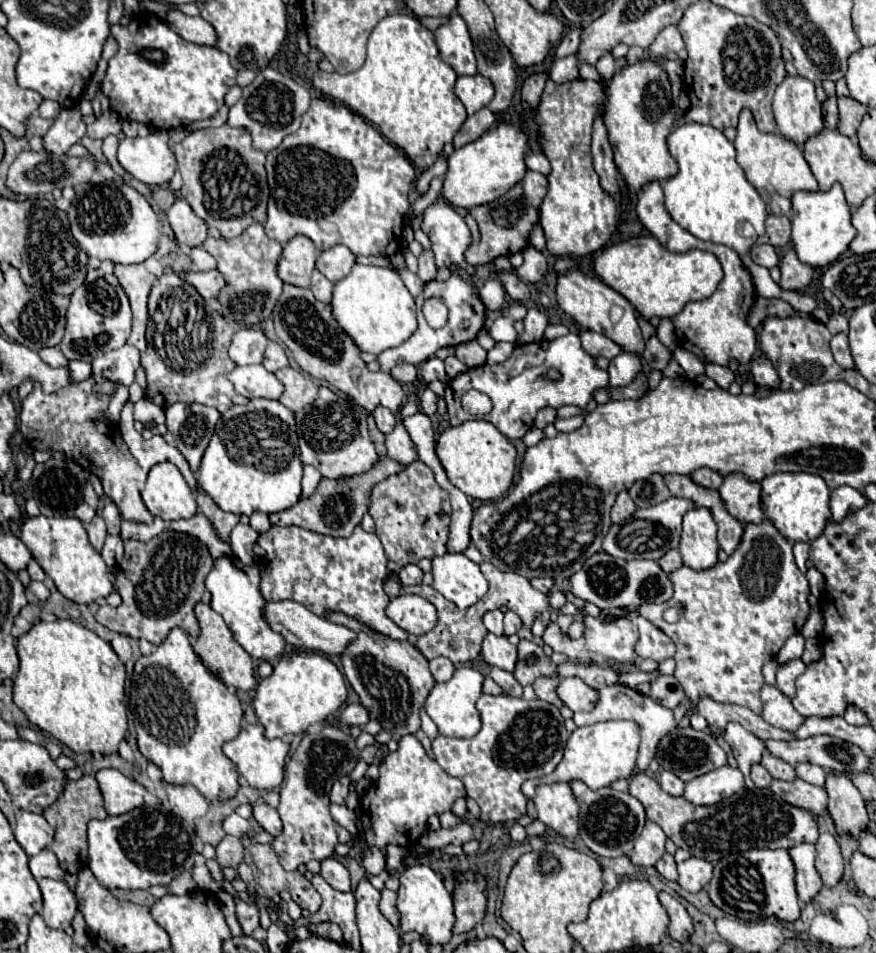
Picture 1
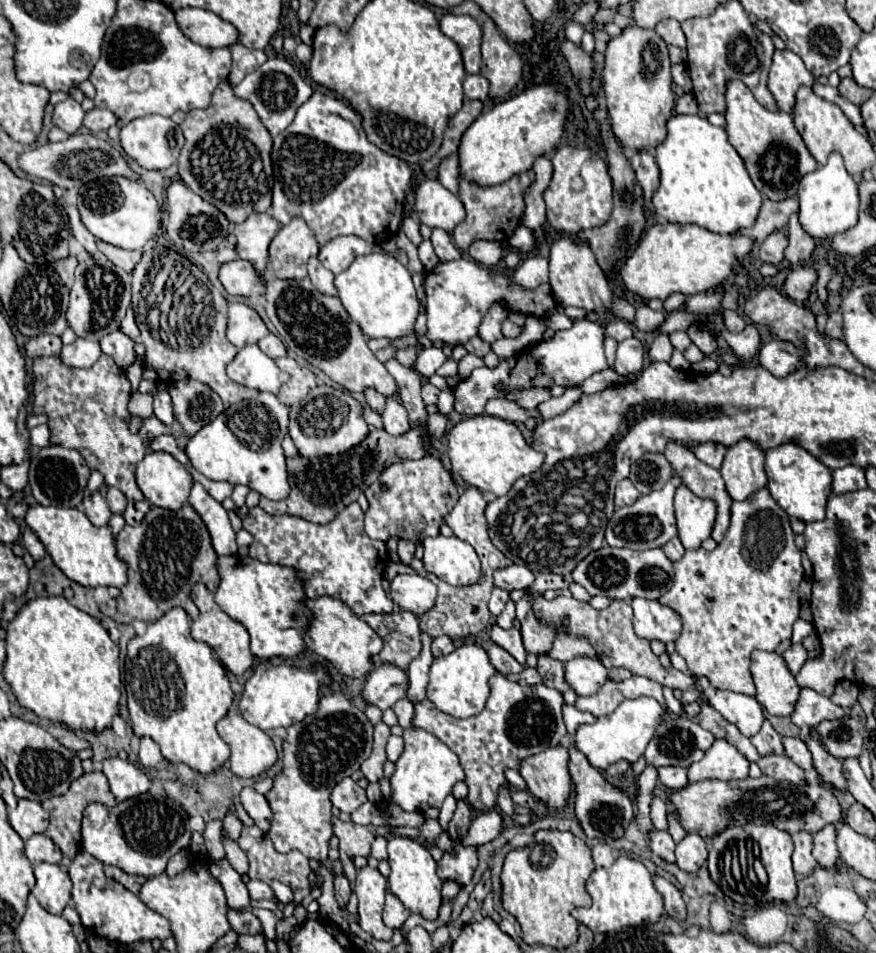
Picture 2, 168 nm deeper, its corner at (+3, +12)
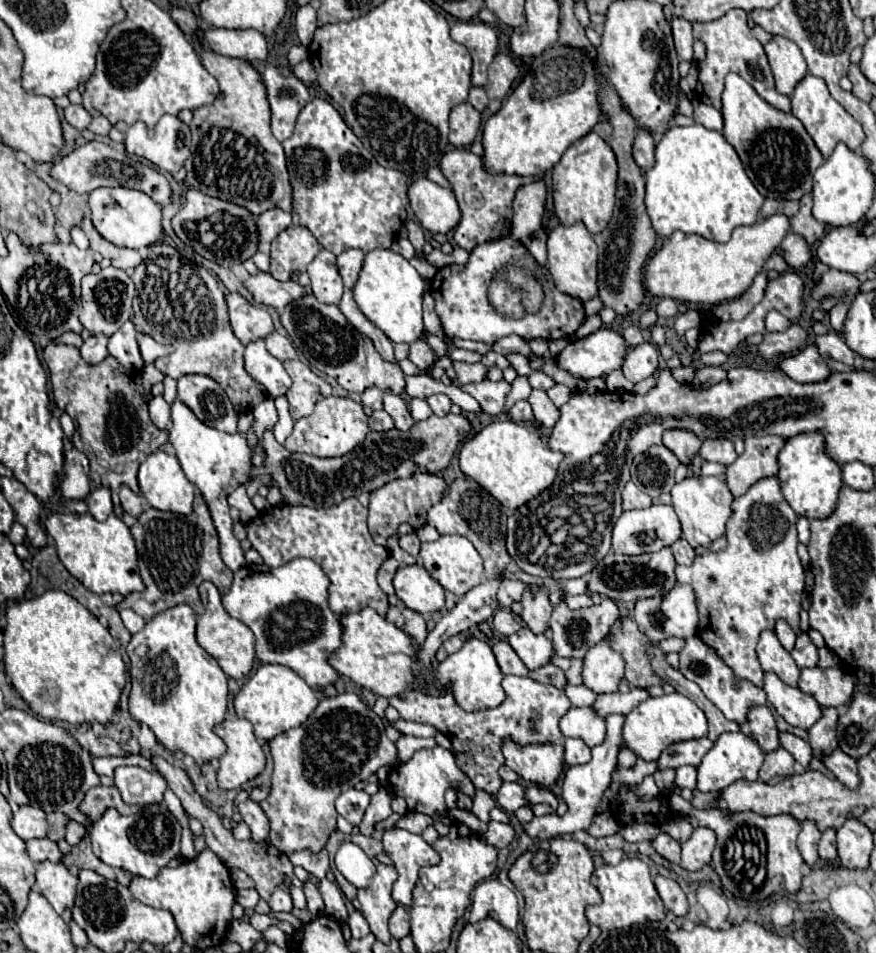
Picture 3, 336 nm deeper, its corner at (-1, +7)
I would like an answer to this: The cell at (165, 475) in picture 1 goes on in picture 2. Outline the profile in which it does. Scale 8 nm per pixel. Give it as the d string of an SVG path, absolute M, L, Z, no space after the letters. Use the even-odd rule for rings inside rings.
M165 451L147 453L137 465L135 477L139 489L151 505L171 511L177 511L187 503L193 487L193 479L185 467Z

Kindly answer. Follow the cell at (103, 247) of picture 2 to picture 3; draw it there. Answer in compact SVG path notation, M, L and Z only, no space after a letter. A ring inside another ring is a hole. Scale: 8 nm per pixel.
M89 214L83 216L83 220L81 220L81 230L83 230L85 236L89 238L91 248L93 248L95 252L99 252L103 258L111 260L111 264L113 264L115 268L121 268L121 270L133 270L137 264L143 262L141 254L139 254L137 250L121 248L121 246L113 246L111 242L107 242L105 238L101 238L101 234L97 234L95 226L91 224Z

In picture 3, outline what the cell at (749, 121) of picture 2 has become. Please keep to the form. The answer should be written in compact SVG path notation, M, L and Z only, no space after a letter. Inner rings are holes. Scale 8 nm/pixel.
M729 72L725 78L721 104L725 124L723 136L739 154L745 172L753 186L757 186L759 194L775 200L799 200L803 194L811 192L813 170L817 170L825 158L799 118L767 104L755 88L735 72Z

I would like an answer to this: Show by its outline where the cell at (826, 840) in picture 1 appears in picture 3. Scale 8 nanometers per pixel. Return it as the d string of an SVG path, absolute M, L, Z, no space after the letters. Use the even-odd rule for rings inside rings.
M829 828L823 832L819 842L819 856L823 860L835 860L837 858L837 844L835 844L835 830Z

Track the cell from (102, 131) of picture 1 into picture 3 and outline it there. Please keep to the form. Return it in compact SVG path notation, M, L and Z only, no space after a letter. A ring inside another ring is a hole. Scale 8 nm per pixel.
M97 116L97 118L91 120L87 130L93 132L93 134L99 134L99 136L107 136L109 130L111 130L111 124L109 124L109 120L105 116Z

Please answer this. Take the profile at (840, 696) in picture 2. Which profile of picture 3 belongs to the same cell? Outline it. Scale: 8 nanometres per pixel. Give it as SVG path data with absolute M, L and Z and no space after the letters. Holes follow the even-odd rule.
M803 668L799 690L813 696L821 706L843 706L853 696L855 682L849 672L841 668Z

